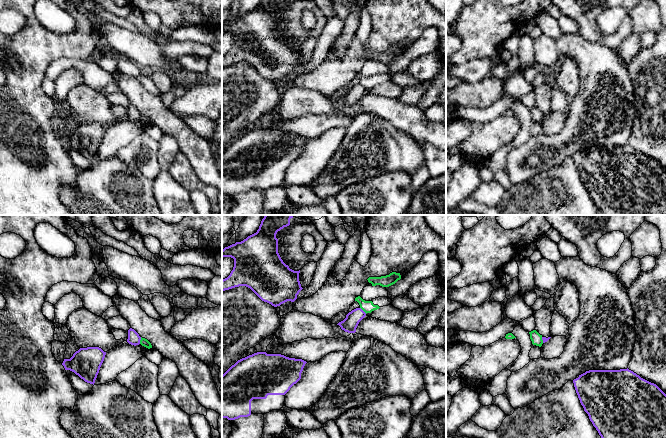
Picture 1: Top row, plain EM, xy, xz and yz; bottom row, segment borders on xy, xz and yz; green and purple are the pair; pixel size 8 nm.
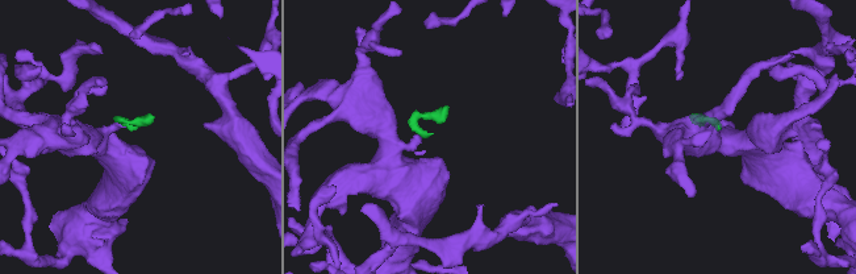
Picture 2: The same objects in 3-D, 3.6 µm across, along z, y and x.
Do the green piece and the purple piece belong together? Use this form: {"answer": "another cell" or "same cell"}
{"answer": "another cell"}

